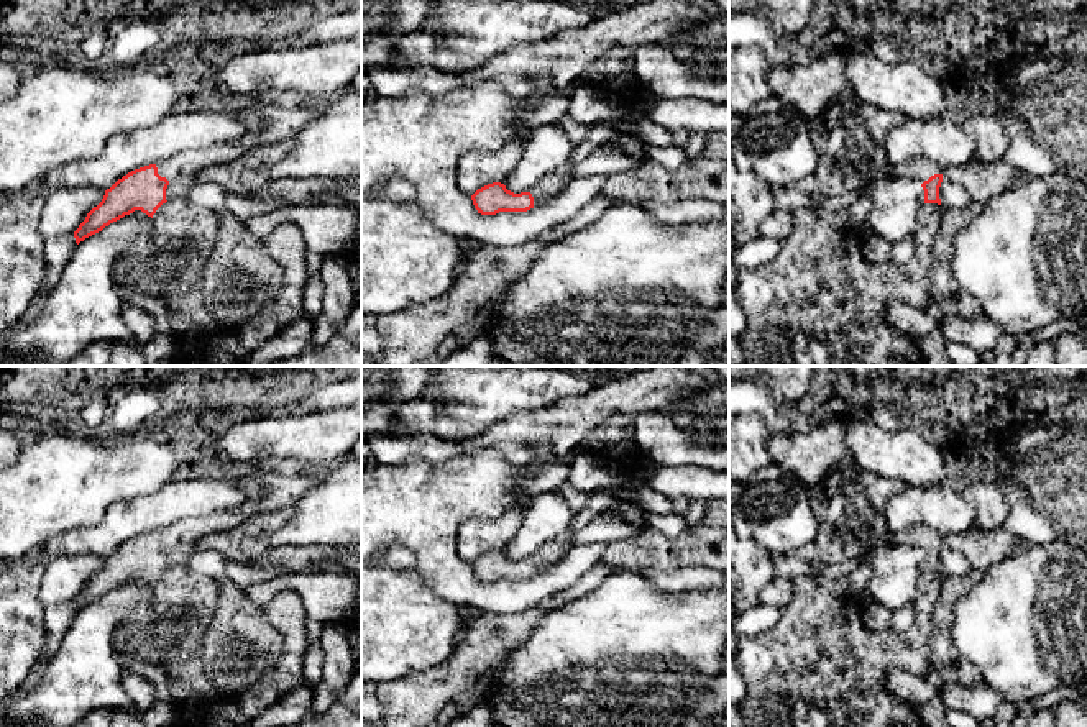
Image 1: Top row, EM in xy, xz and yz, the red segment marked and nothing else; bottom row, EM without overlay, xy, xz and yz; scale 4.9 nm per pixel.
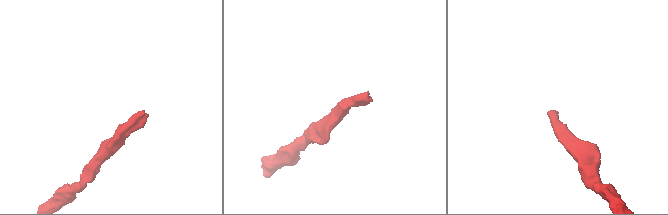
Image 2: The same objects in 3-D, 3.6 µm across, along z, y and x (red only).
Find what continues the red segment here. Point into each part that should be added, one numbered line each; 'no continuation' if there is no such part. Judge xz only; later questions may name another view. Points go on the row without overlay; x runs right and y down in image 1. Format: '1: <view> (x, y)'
1: xz (554, 552)

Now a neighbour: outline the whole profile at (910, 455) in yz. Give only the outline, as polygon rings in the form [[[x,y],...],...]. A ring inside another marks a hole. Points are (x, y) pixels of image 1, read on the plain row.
[[[867,415],[844,422],[849,455],[869,473],[900,479],[906,486],[961,486],[962,461],[939,448],[923,427],[882,430]]]

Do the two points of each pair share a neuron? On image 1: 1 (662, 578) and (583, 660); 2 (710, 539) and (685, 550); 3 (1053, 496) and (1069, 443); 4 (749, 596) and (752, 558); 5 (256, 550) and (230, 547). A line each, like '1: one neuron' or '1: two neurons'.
1: two neurons
2: one neuron
3: one neuron
4: one neuron
5: two neurons

